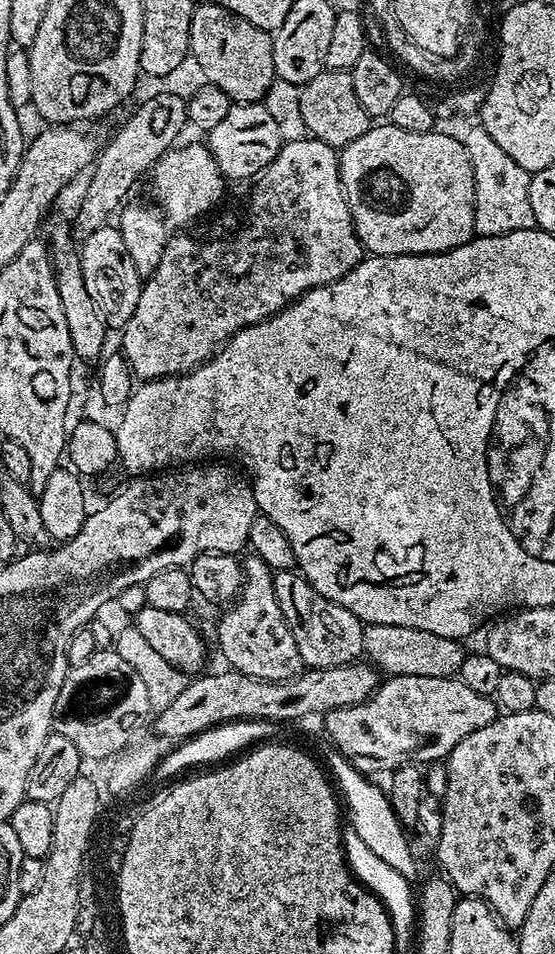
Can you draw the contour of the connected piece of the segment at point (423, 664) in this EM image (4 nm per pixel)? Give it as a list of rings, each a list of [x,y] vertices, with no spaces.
[[[369,624],[364,630],[364,656],[388,676],[455,677],[466,659],[466,652],[460,647],[457,641],[430,634],[424,628],[414,630],[406,626]]]

